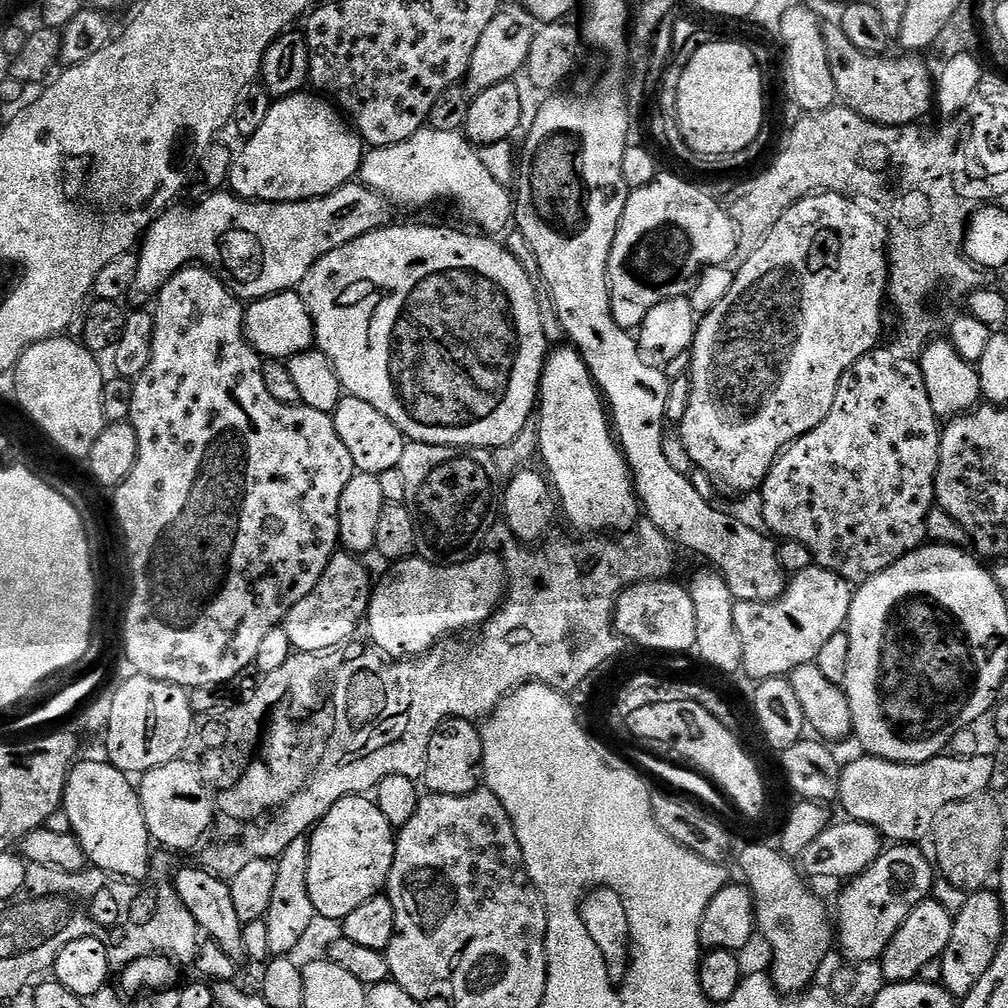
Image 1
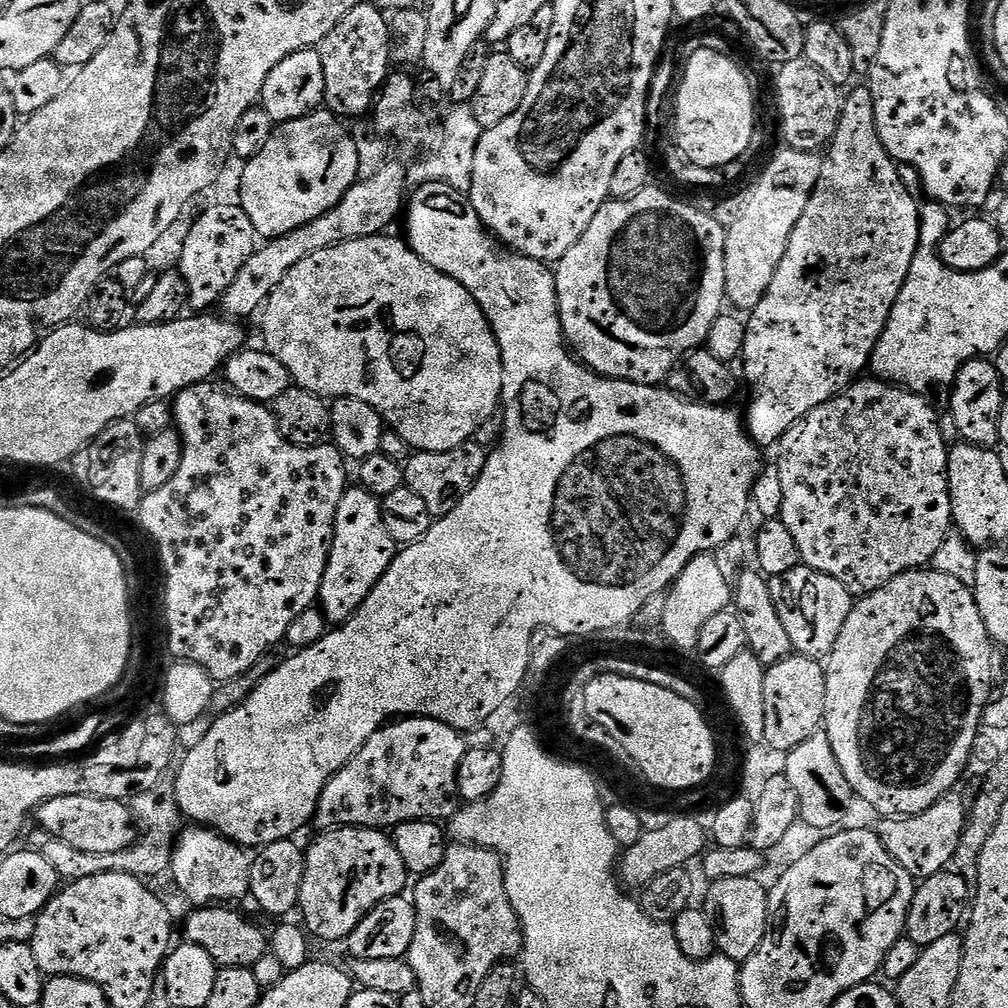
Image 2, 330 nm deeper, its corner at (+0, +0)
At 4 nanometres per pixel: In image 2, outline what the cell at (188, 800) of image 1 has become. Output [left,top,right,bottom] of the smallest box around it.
[170,826,253,906]

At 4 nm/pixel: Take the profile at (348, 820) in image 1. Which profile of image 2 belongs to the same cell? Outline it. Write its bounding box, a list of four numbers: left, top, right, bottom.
[298,826,410,941]

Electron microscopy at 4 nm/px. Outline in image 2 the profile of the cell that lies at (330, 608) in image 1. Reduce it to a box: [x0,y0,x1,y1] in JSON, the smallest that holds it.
[318,487,398,625]

